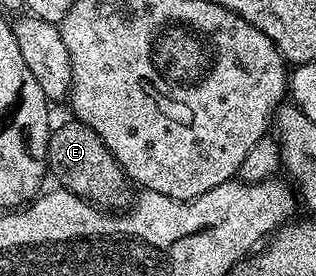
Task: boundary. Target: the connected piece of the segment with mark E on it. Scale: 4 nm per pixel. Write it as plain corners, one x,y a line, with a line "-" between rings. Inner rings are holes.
75,118
69,121
69,124
64,124
61,128
53,127
48,138
47,171
56,175
55,183
75,196
108,210
122,210
131,205
134,192
131,192
133,189
128,175
124,173
114,154
110,154
106,142
102,142
102,138
98,138
98,134
90,130
90,126

